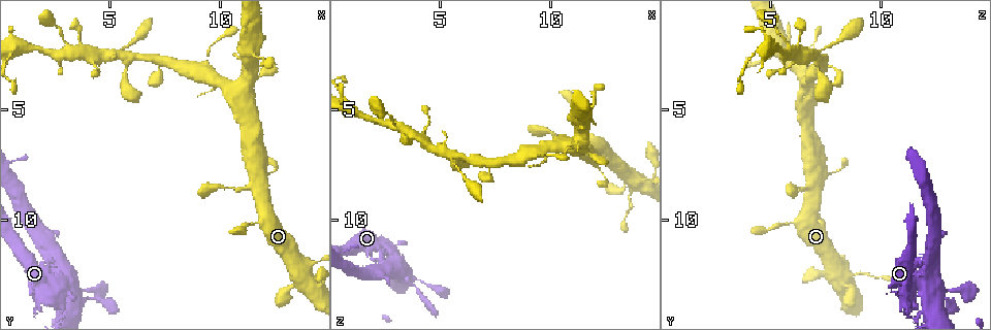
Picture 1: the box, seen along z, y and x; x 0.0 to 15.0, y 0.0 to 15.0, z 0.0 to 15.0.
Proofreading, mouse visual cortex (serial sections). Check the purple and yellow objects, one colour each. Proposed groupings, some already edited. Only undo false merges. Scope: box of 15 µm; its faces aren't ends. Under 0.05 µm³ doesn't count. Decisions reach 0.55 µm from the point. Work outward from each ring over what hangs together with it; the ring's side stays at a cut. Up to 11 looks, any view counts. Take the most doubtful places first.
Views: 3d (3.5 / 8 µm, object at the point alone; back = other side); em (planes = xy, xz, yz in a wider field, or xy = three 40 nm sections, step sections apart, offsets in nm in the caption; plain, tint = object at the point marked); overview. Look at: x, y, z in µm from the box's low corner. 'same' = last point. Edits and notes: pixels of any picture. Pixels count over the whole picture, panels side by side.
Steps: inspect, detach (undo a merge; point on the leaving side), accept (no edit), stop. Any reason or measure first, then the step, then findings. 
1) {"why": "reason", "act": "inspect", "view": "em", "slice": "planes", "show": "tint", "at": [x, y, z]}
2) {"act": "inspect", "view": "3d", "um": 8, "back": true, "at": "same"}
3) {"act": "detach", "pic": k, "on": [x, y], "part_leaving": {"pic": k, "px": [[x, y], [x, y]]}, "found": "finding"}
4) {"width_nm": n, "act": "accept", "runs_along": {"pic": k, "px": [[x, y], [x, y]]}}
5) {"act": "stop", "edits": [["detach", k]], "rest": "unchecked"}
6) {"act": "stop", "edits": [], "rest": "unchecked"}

{"why": "thick turns thin", "act": "inspect", "view": "3d", "um": 3.5, "back": true, "at": [1.9, 13.6, 11.1]}

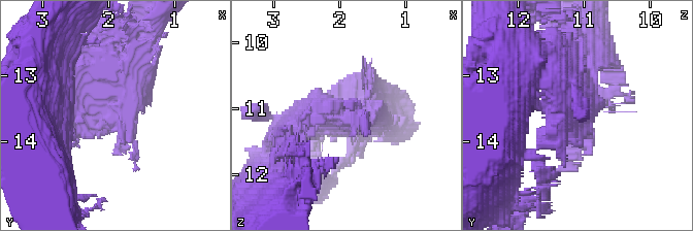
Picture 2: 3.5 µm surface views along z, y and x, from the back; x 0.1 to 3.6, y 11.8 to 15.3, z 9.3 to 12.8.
{"act": "inspect", "view": "em", "slice": "xy", "step": 2, "show": "plain", "at": [1.80, 13.70, 11.15]}

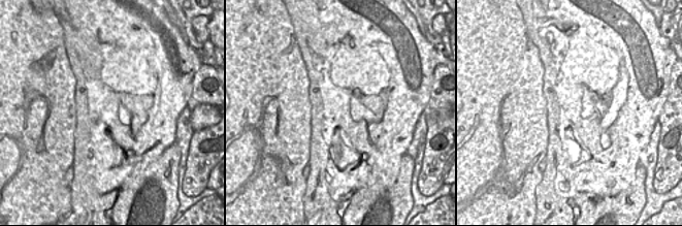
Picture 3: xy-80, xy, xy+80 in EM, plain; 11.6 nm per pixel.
{"why": "where the object lies", "act": "inspect", "view": "em", "slice": "xy", "step": 2, "show": "tint", "at": "same"}

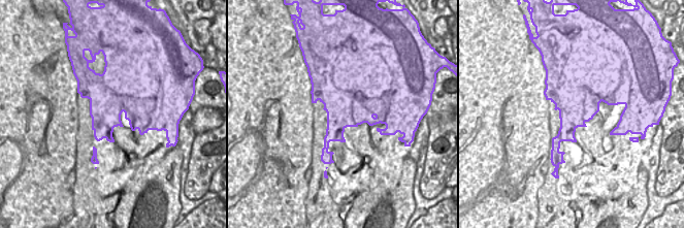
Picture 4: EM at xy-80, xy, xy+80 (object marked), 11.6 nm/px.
{"act": "accept", "runs_along": {"pic": 2, "px": [[578, 59], [578, 122], [556, 172]]}, "found": "all the same cell"}

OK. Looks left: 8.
{"why": "abrupt turn", "act": "inspect", "view": "3d", "um": 8, "at": [13.9, 12.5, 8.5]}

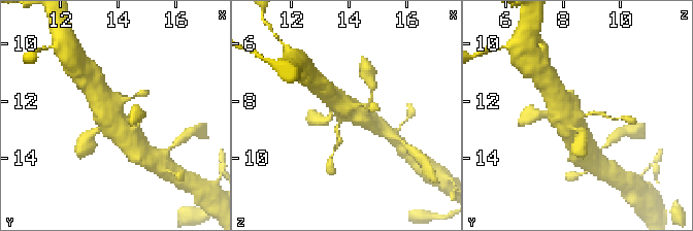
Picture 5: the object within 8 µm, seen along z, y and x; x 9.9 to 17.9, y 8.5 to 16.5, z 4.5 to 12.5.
{"why": "closer look", "act": "inspect", "view": "3d", "um": 3.5, "at": [13.9, 12.5, 8.5]}

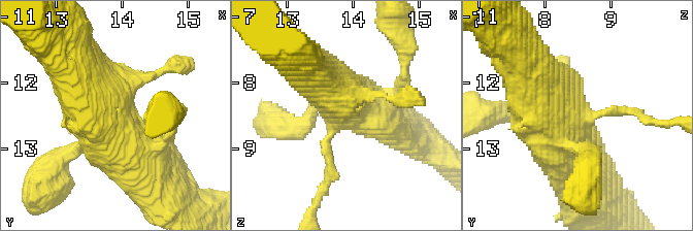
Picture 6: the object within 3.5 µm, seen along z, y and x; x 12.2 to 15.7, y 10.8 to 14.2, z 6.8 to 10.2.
{"act": "inspect", "view": "em", "slice": "planes", "show": "tint", "at": [13.80, 12.50, 8.55]}

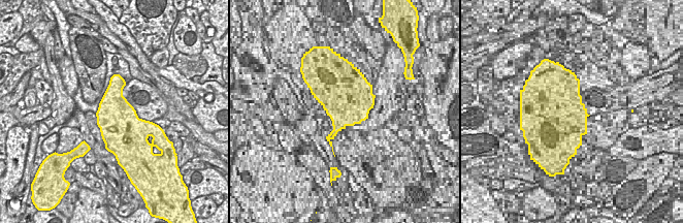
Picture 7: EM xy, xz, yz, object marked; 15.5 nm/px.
{"act": "accept", "runs_along": {"pic": 6, "px": [[76, 77], [150, 182]]}, "found": "one cell here"}

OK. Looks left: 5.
{"why": "small branch off a trunk", "act": "inspect", "view": "3d", "um": 3.5, "at": [9.4, 3.2, 7.0]}

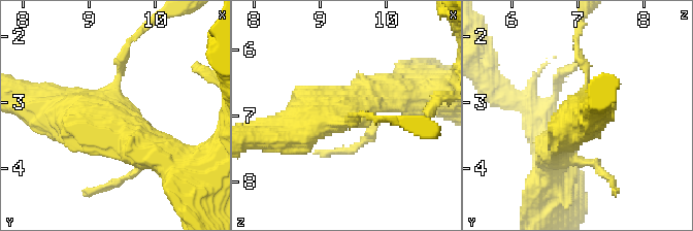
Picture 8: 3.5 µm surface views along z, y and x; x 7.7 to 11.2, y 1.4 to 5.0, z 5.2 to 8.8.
{"act": "inspect", "view": "em", "slice": "planes", "show": "plain", "at": [9.30, 3.10, 7.10]}

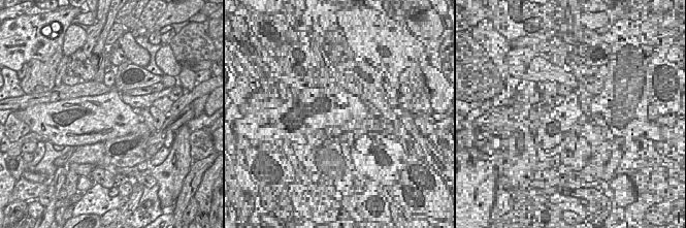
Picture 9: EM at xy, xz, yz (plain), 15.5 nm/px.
{"why": "with the object marked", "act": "inspect", "view": "em", "slice": "planes", "show": "tint", "at": "same"}

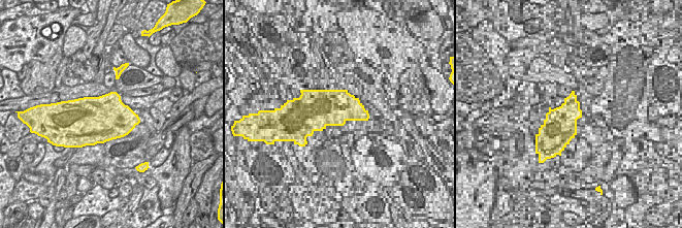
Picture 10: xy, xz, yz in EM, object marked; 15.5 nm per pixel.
{"width_nm": 750, "act": "accept", "runs_along": {"pic": 8, "px": [[162, 153], [44, 108]]}, "found": "all the same cell"}

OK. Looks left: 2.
{"act": "stop", "edits": [], "rest": "unchecked"}

